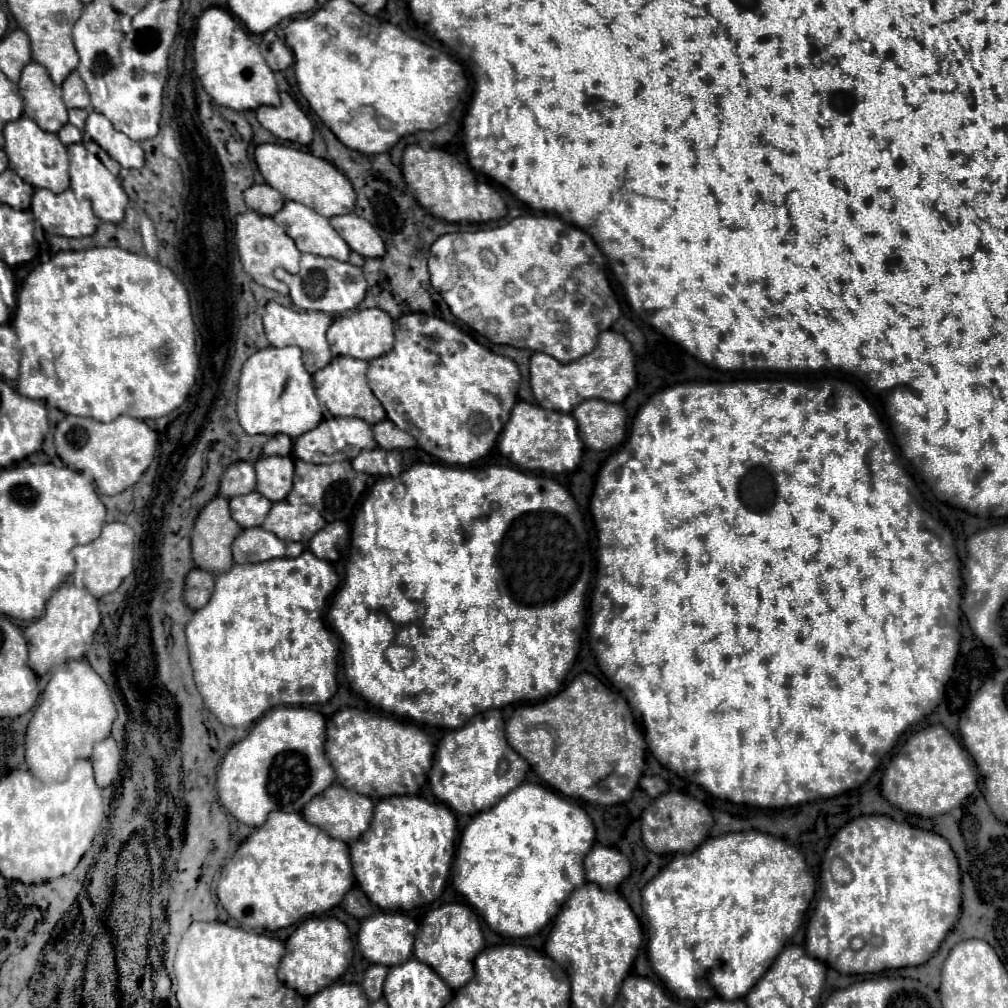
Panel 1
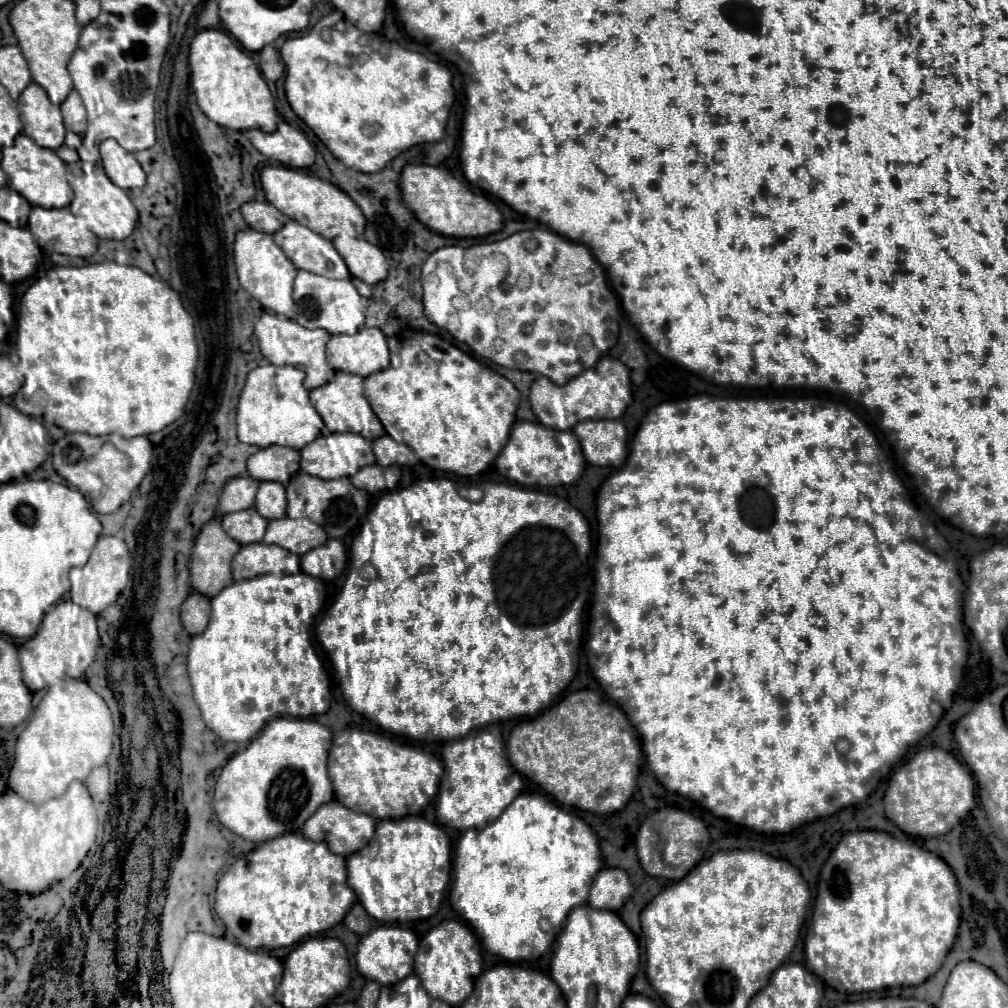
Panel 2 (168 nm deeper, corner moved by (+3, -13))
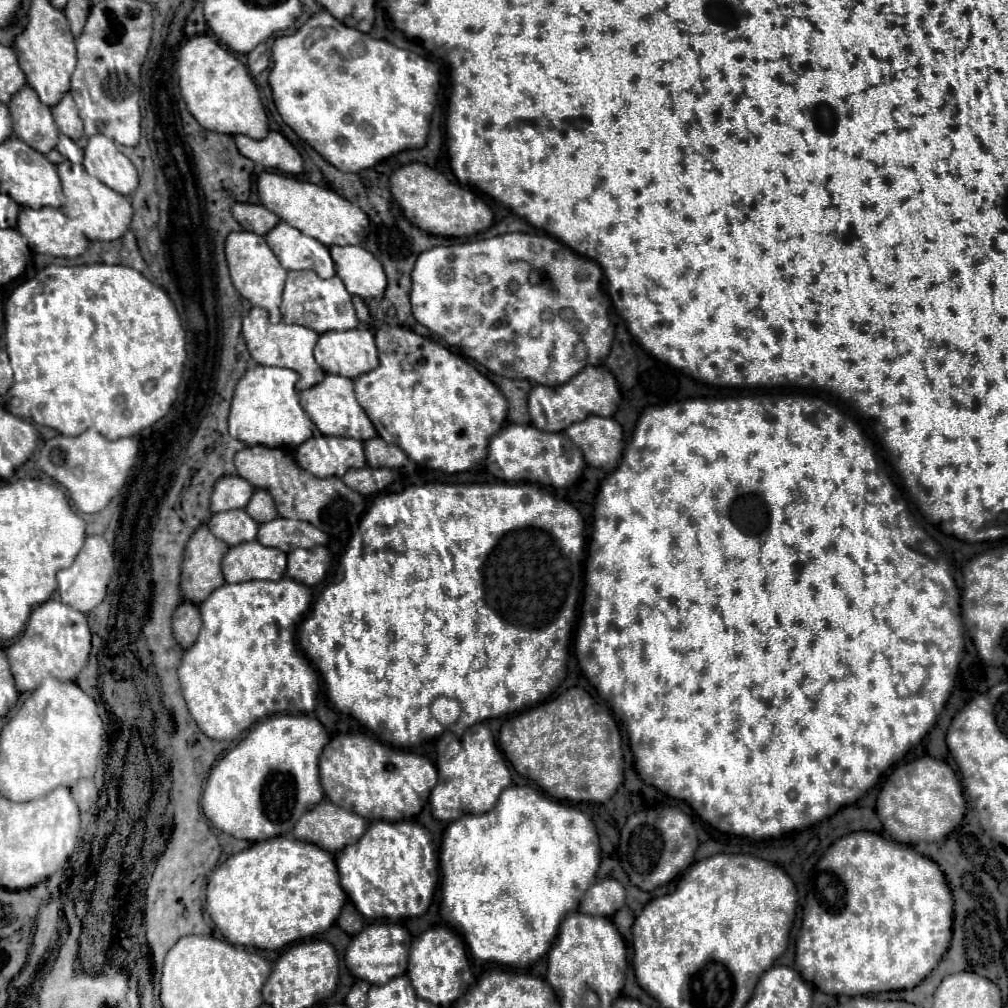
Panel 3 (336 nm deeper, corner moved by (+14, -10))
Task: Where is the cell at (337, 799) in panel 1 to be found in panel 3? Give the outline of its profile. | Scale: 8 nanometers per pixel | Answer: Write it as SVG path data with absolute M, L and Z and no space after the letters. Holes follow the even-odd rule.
M324 799L298 819L298 825L294 825L292 833L300 841L308 841L330 853L336 853L358 841L364 831L364 817Z

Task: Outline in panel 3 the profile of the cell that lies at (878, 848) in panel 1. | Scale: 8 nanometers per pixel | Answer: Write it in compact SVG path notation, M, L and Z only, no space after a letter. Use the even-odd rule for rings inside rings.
M854 831L848 833L844 837L840 837L838 841L834 841L828 847L828 855L824 853L816 865L816 895L804 905L804 915L802 915L802 927L796 939L796 969L798 973L812 983L814 987L818 987L820 991L828 993L828 995L866 995L866 993L882 993L882 991L896 991L896 989L910 989L916 987L940 961L940 957L946 953L948 945L950 945L950 937L952 937L952 893L950 887L946 883L944 873L940 871L940 867L920 855L918 851L914 851L912 847L904 845L904 843L896 843L890 839L884 839L878 833L872 831Z

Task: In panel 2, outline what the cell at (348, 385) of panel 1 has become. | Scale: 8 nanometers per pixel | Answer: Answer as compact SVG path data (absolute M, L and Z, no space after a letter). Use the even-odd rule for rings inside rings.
M337 372L331 382L311 390L311 404L315 406L315 410L319 412L319 416L323 418L325 426L331 432L353 432L353 434L361 434L367 440L375 440L385 434L383 424L379 422L379 418L375 416L375 412L371 410L365 398L361 376L349 372Z

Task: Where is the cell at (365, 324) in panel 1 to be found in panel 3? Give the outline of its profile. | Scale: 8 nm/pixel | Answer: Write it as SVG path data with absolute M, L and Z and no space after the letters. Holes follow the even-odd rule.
M368 327L322 333L314 347L314 357L326 373L350 379L378 367L374 333Z

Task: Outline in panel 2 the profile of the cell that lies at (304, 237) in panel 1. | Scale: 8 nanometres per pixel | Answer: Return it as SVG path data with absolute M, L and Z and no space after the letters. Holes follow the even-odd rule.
M289 220L279 232L275 232L273 240L299 270L307 270L327 278L351 278L333 242L325 240L323 236L295 220Z

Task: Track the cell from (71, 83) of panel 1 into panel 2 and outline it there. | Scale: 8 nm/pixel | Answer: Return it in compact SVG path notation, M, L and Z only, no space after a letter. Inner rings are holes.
M73 90L67 100L61 104L61 112L63 112L63 122L67 126L67 130L75 132L75 134L83 134L85 132L85 122L87 122L87 116L85 116L85 106L81 102L81 96Z

